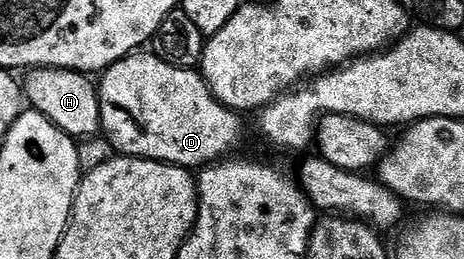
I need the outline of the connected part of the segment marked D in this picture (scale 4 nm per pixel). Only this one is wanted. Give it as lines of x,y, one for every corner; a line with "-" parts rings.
135,53
116,61
101,72
97,80
101,134
115,147
115,152
136,159
155,159
158,163
172,163
175,167
201,169
209,167
238,147
242,139
242,123
239,112
225,107
208,89
206,80
197,70
189,67
173,67
153,53

